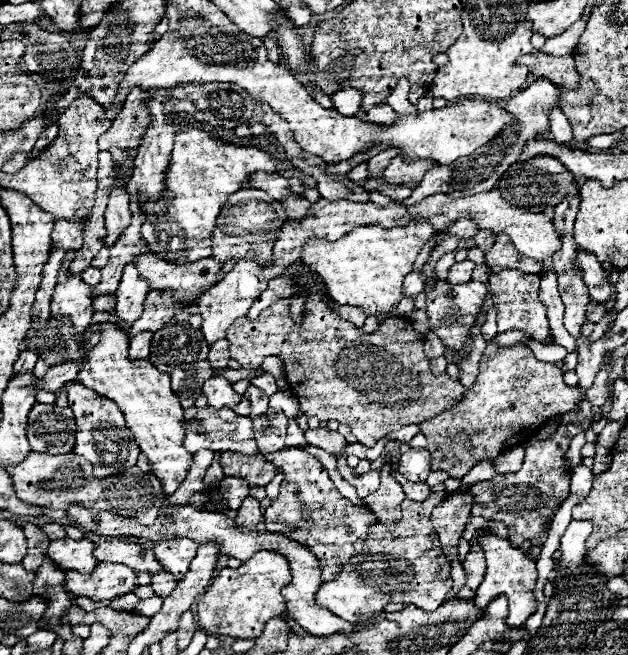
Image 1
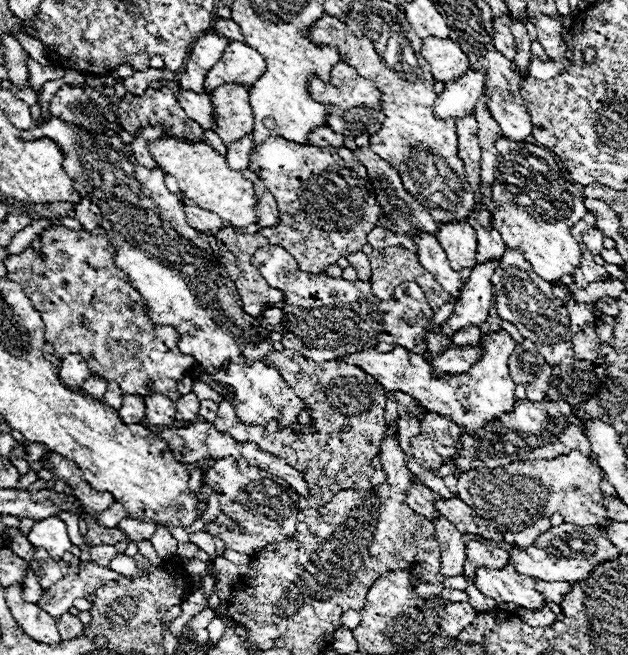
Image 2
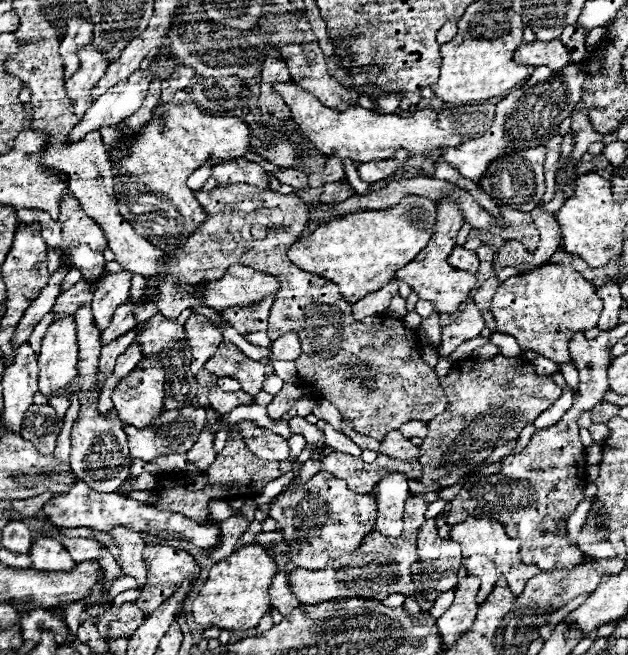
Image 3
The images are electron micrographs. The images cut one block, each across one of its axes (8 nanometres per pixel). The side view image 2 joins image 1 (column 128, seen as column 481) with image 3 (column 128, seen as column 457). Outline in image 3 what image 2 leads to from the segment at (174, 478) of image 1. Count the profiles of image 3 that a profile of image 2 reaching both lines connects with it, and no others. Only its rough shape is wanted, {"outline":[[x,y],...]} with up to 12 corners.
{"outline":[[146,356],[112,394],[118,418],[146,428],[162,412],[164,368]]}

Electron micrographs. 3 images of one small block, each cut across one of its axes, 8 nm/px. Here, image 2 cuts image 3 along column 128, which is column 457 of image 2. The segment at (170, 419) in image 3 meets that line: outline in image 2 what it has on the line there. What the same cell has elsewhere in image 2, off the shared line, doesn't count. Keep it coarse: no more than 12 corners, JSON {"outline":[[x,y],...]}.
{"outline":[[428,412],[422,432],[456,456],[462,430],[450,418]]}

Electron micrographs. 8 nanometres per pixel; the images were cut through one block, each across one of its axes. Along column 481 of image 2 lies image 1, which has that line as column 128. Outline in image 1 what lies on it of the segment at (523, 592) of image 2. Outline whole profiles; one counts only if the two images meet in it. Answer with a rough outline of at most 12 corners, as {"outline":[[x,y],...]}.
{"outline":[[98,562],[88,574],[66,570],[64,590],[94,602],[138,586],[124,564]]}

